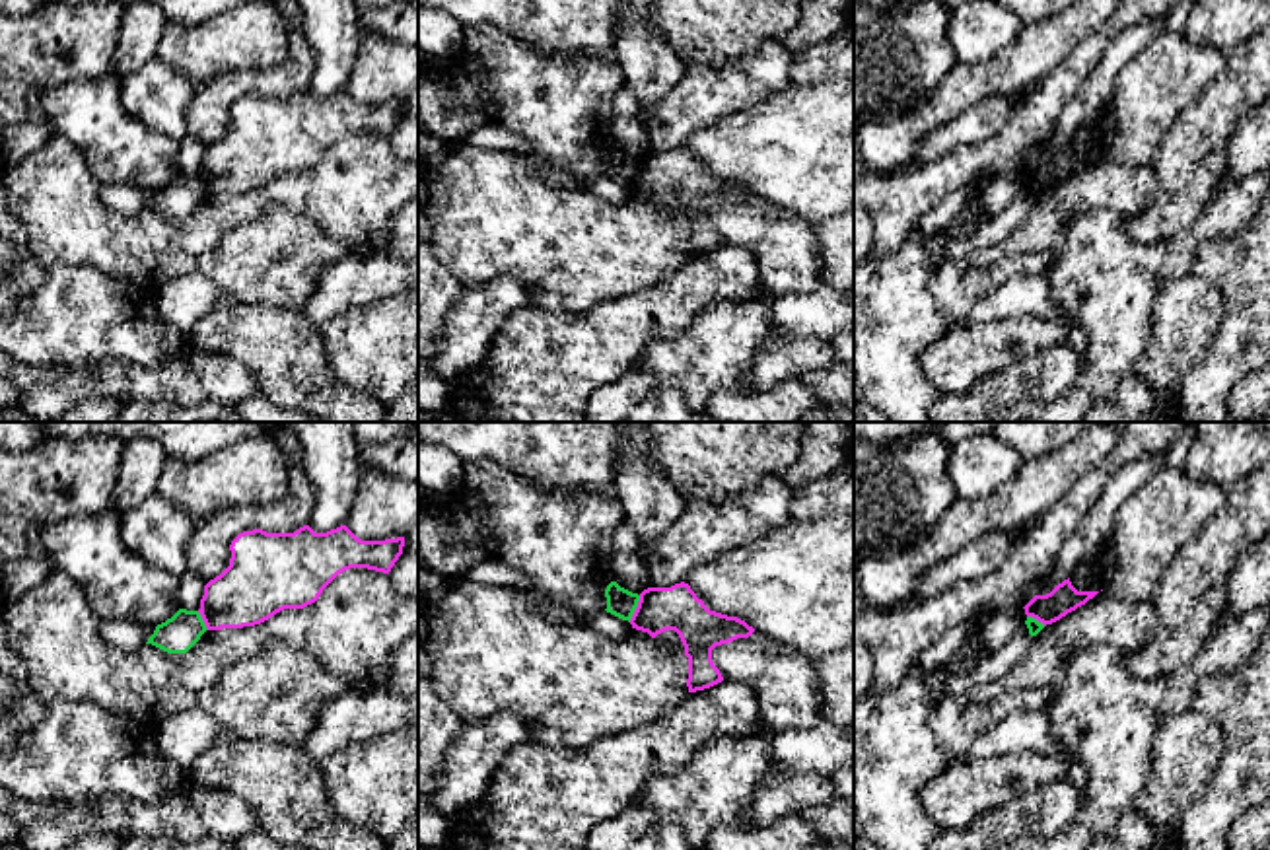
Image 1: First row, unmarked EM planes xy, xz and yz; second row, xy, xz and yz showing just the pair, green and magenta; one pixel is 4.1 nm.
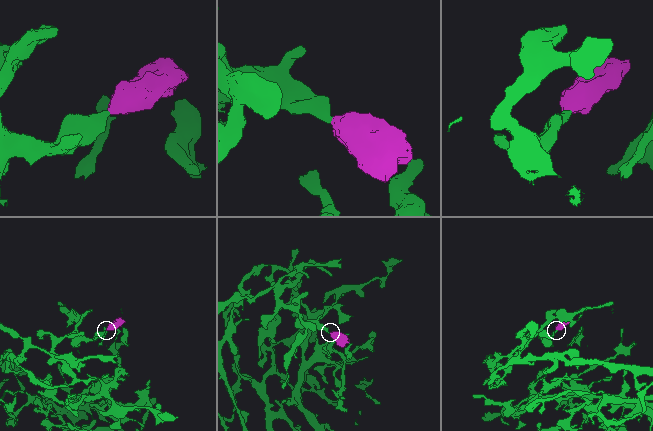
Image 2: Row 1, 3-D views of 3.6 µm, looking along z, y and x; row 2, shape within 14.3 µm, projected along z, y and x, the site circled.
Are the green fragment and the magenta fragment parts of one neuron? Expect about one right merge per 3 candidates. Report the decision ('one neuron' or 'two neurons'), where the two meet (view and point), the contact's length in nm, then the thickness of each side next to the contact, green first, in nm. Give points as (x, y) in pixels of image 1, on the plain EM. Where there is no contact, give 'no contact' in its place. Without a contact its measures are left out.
two neurons | xz (634, 174) | 120 nm | 120/190 nm

